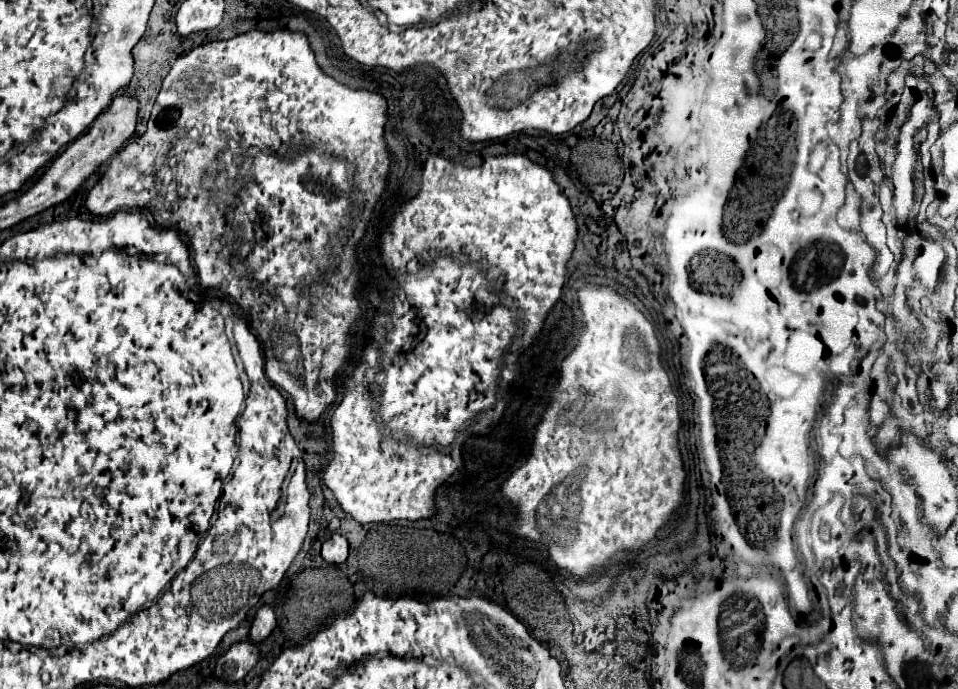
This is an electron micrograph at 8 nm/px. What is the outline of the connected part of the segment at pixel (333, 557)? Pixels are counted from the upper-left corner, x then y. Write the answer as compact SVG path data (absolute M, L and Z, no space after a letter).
M340 534L330 536L320 548L320 556L330 564L342 564L348 558L348 542L346 542L346 538L340 536Z

